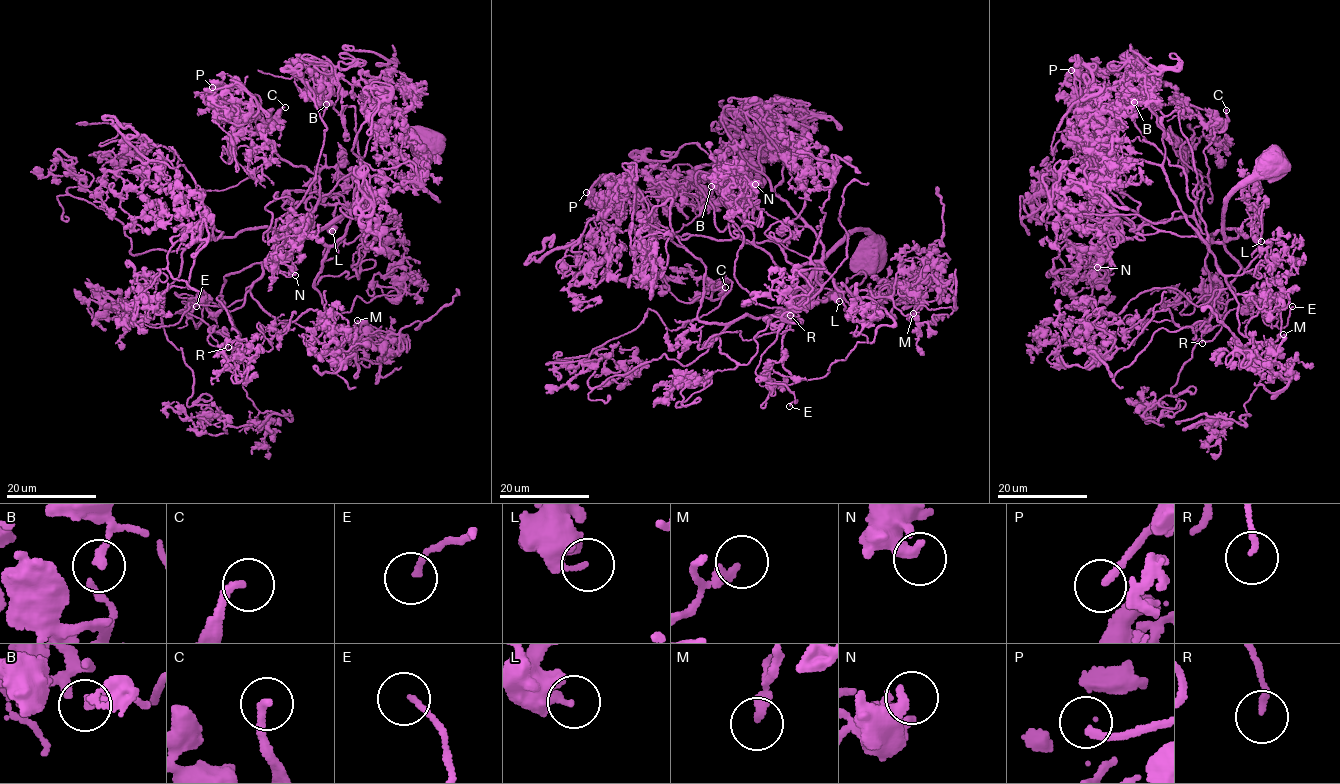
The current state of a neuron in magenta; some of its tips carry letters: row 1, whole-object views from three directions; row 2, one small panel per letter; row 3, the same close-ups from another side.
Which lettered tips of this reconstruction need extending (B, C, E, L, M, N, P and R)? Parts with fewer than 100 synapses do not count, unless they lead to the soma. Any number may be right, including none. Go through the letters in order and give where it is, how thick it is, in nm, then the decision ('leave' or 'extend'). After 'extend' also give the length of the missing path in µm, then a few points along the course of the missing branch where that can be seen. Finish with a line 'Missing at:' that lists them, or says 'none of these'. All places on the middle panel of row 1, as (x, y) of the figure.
B: place (711, 186); calibre 150 nm; leave
C: place (725, 287); calibre 220 nm; leave
E: place (789, 406); calibre 140 nm; extend; missing 15 µm; course (789, 406), (793, 408), (801, 403), (816, 402), (823, 410), (817, 413)
L: place (839, 301); calibre 140 nm; leave
M: place (913, 313); calibre 240 nm; leave
N: place (755, 184); calibre 440 nm; leave
P: place (586, 192); calibre 190 nm; leave
R: place (790, 315); calibre 140 nm; extend; missing 15 µm; course (790, 315), (786, 336), (762, 346), (760, 354)
Missing at: E, R

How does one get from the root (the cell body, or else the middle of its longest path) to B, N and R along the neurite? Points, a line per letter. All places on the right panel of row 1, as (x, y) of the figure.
B: (1272, 160), (1224, 198), (1226, 240), (1212, 242), (1195, 204), (1180, 111), (1164, 115), (1122, 93), (1134, 102)
N: (1272, 160), (1224, 198), (1220, 222), (1226, 240), (1167, 231), (1141, 240), (1121, 234), (1104, 249), (1097, 267)
R: (1272, 160), (1224, 198), (1220, 222), (1227, 251), (1276, 283), (1279, 306), (1263, 294), (1239, 304), (1202, 343)

